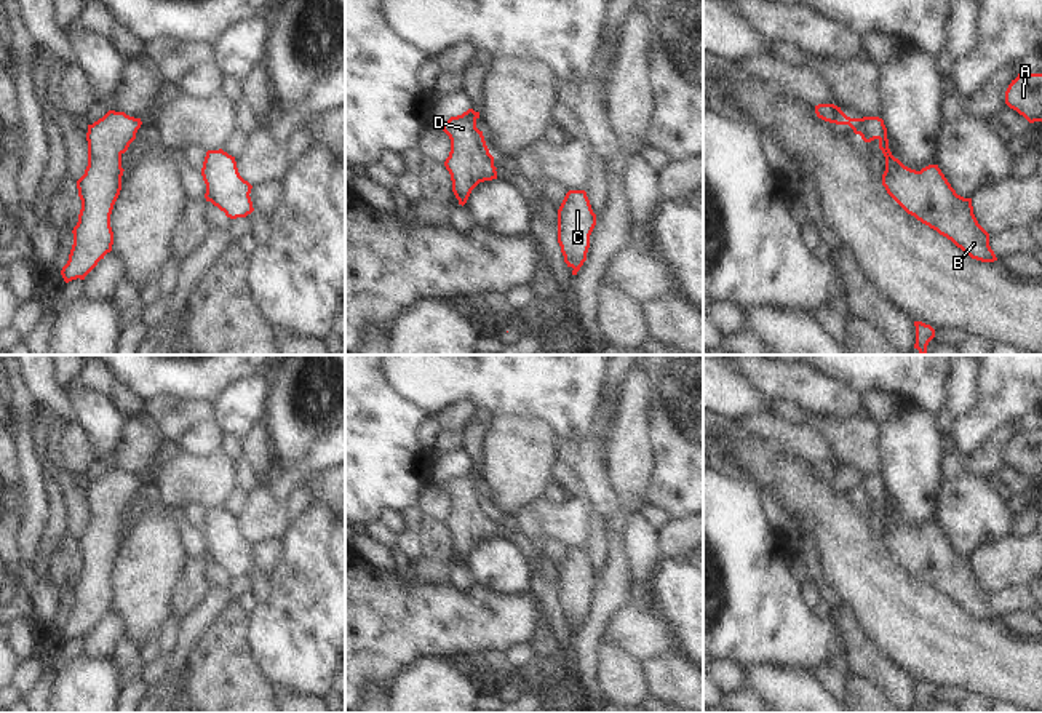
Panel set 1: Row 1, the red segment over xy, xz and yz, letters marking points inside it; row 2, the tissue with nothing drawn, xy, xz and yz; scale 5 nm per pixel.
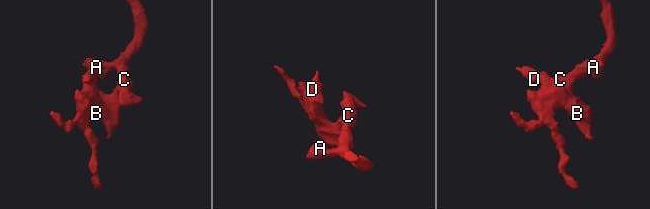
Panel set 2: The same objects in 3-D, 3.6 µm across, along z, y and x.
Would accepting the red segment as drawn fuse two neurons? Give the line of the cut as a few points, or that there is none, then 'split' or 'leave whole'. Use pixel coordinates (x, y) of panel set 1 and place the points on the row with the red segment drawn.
no cut | leave whole

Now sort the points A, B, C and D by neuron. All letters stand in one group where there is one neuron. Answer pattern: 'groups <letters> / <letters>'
groups A B C D

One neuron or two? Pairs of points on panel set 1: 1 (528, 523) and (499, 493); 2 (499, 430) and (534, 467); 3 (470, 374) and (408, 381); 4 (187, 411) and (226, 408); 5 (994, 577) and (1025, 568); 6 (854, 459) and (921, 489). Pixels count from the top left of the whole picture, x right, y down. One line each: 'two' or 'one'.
1: two
2: one
3: one
4: two
5: one
6: two

